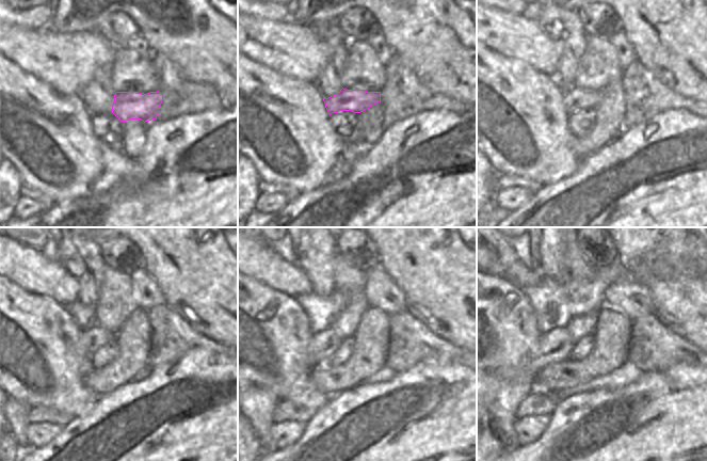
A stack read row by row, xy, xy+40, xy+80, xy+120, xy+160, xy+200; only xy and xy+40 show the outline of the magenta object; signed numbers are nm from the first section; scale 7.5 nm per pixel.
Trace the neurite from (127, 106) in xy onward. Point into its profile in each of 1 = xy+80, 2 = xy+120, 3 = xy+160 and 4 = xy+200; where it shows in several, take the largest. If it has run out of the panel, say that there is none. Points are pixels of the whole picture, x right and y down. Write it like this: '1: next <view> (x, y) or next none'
1: next xy+80 (575, 98)
2: next xy+120 (94, 337)
3: next xy+160 (323, 344)
4: next xy+200 (500, 393)

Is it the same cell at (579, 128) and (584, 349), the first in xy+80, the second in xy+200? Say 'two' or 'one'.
one

